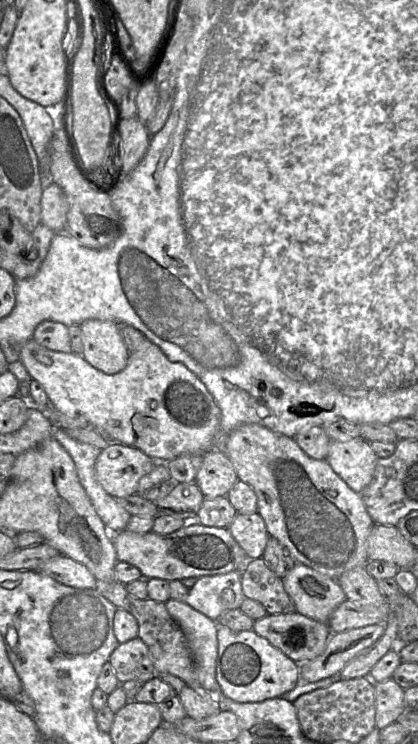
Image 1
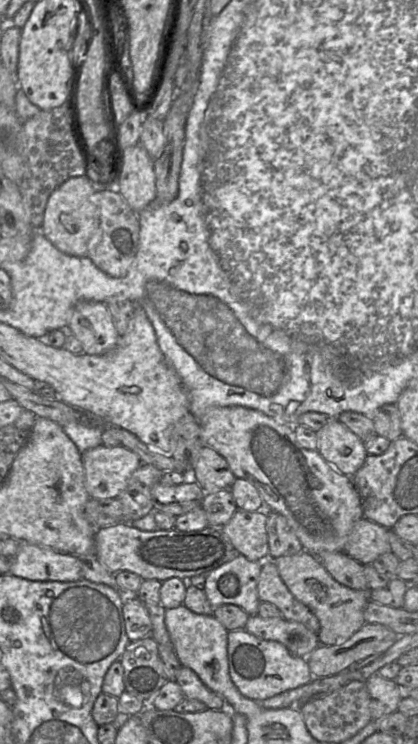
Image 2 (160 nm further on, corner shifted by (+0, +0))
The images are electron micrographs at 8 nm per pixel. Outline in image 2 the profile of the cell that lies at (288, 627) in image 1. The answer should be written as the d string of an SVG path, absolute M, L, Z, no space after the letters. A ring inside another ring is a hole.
M251 615L245 630L260 639L283 644L291 654L298 657L306 658L320 645L318 634L300 622L284 618L263 618Z

